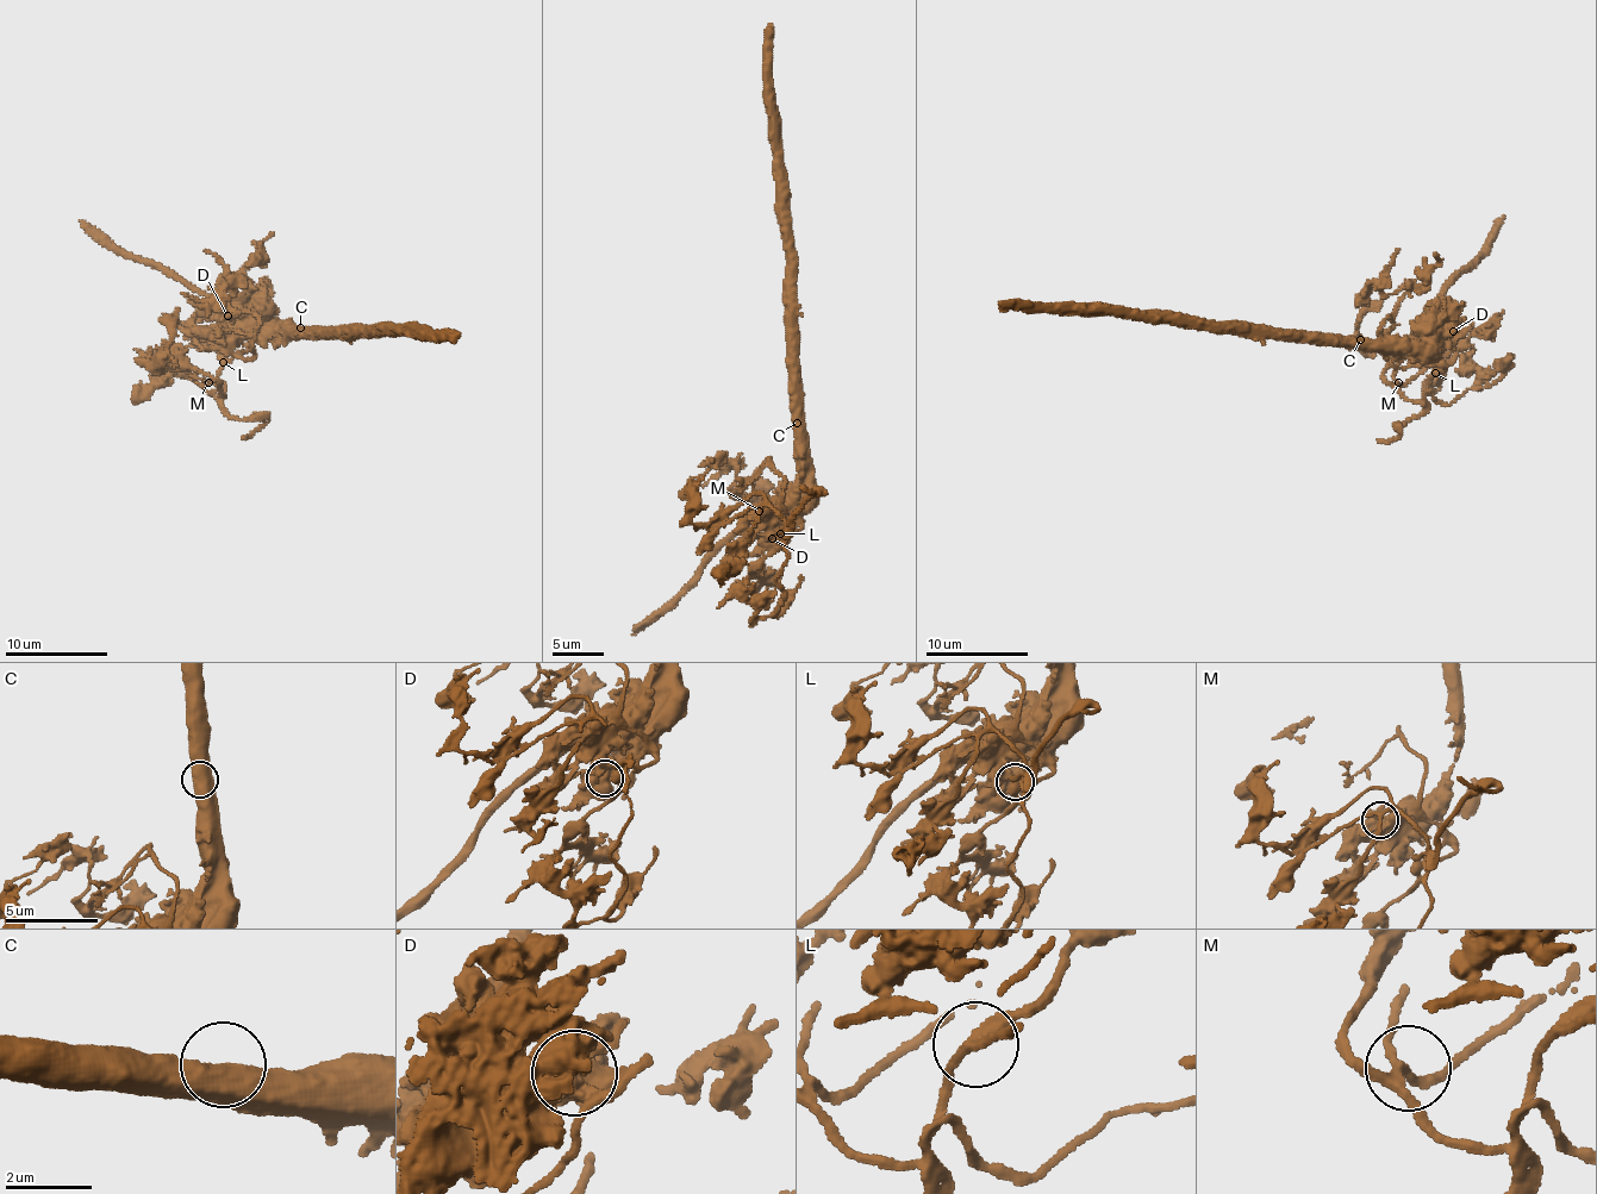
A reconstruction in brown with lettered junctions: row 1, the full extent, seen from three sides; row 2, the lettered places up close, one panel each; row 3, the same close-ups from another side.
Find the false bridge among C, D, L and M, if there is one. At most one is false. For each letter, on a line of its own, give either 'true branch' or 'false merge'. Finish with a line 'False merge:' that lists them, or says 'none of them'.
C: true branch
D: false merge
L: true branch
M: true branch
False merge: D

